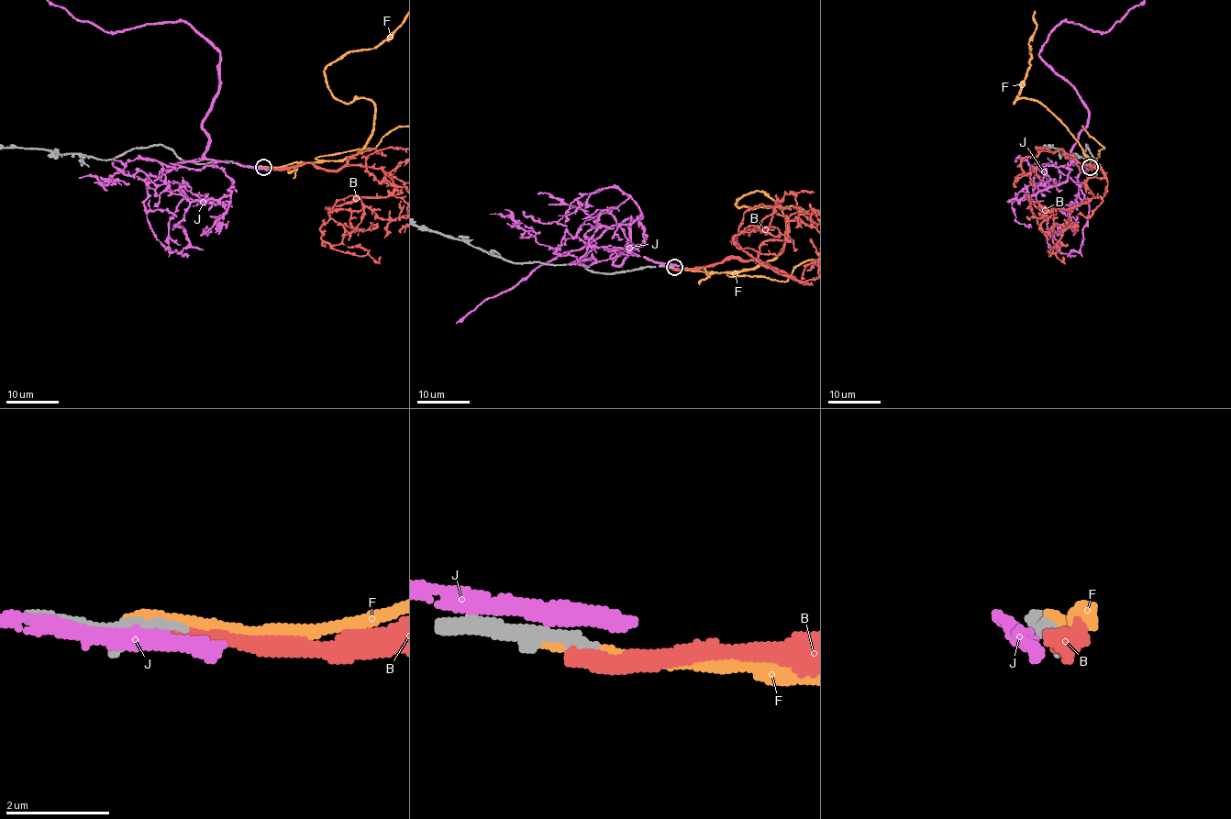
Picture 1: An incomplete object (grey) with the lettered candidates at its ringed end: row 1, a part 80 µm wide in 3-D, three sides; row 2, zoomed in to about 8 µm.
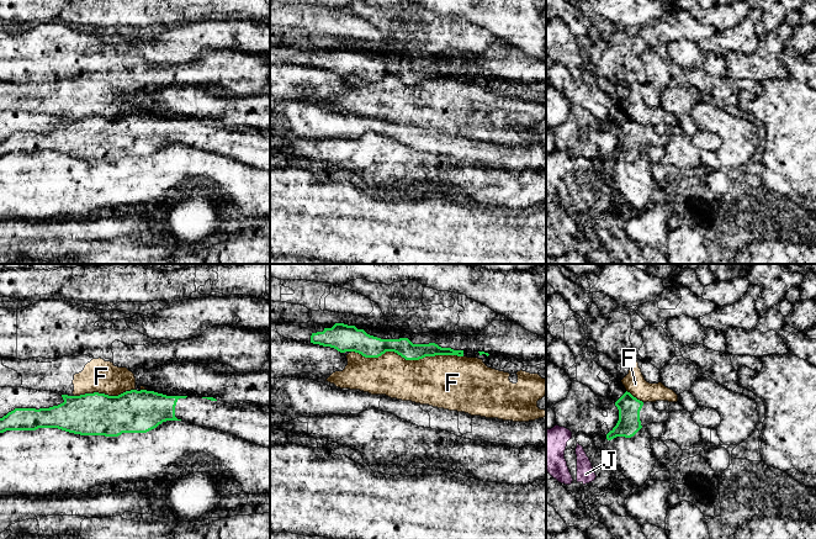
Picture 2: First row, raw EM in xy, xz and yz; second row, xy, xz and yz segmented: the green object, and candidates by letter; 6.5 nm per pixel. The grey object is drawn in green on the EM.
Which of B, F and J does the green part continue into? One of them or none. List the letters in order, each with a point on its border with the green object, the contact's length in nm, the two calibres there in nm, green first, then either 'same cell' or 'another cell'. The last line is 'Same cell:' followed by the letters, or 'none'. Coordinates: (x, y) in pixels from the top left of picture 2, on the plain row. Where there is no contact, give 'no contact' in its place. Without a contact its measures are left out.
B: no contact; another cell
F: meets green in xz at (407, 83); contact 750 nm long; 140 nm thick on the green side, 320 nm on the other; another cell
J: no contact; another cell
Same cell: none

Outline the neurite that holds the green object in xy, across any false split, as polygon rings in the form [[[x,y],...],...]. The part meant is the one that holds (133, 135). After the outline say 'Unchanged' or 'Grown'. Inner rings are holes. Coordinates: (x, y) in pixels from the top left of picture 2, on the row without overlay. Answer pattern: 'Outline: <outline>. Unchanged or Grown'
Outline: [[[131,113],[118,120],[94,116],[80,120],[62,118],[62,121],[63,127],[49,132],[15,132],[0,142],[0,157],[58,152],[80,159],[118,160],[122,157],[147,157],[166,144],[182,144],[226,155],[270,173],[270,138],[260,131],[234,131],[213,121],[166,120],[147,113]]]. Grown

